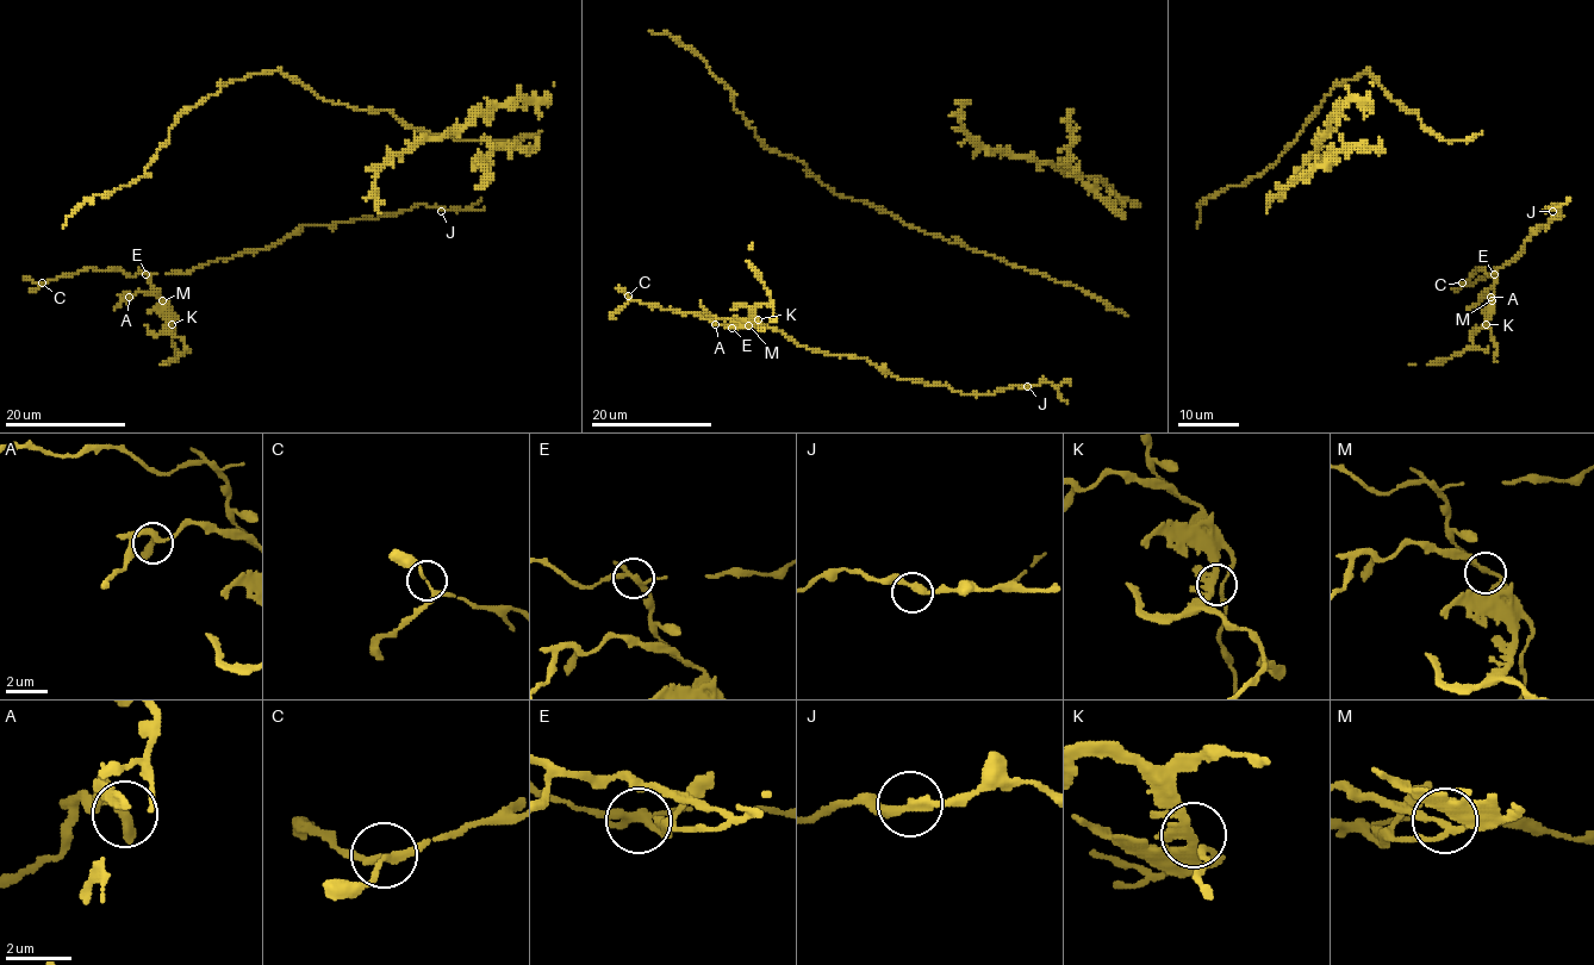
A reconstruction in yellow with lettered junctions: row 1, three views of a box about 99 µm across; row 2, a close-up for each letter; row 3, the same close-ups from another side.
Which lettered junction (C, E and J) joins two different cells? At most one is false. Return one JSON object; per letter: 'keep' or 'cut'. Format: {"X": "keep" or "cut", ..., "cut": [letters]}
{"C": "keep", "E": "cut", "J": "keep", "cut": ["E"]}

